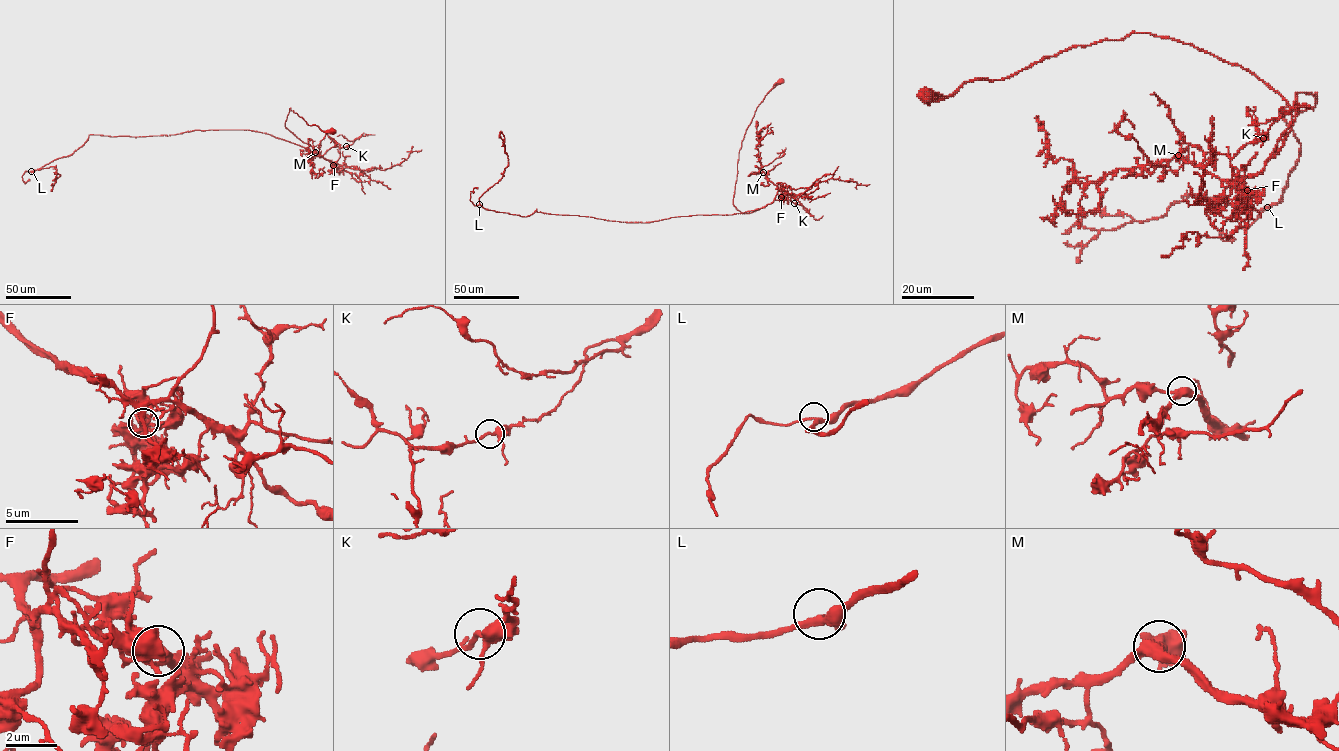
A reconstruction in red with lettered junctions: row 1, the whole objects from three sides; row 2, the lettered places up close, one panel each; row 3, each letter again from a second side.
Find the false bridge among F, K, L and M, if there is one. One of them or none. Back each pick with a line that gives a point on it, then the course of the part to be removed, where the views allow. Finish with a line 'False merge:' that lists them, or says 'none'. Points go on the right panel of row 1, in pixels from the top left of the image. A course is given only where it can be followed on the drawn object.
False merge: none

